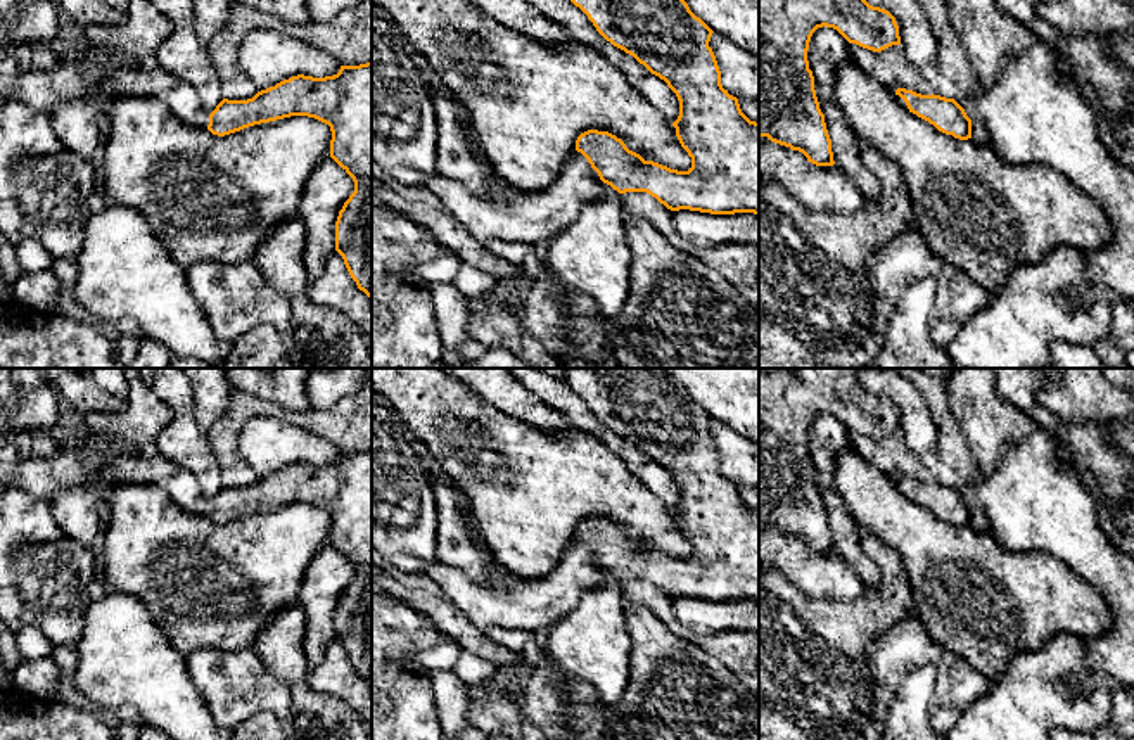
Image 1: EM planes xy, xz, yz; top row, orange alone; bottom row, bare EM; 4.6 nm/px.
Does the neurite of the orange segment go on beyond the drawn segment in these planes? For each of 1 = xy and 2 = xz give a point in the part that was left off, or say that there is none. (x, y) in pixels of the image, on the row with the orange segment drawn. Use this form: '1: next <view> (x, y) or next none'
1: next xy (44, 92)
2: next xz (516, 215)

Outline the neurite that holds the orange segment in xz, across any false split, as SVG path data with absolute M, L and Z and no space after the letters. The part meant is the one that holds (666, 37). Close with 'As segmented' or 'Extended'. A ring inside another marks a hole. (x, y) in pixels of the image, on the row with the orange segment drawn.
M570 0L593 22L596 31L614 47L633 55L652 74L659 76L676 93L679 116L672 123L681 147L691 157L688 171L671 169L653 161L645 161L629 150L626 144L608 131L588 130L576 140L576 150L565 159L553 185L541 190L506 188L500 185L487 195L479 195L465 188L463 183L441 173L432 173L425 187L441 201L443 211L458 220L468 233L484 244L503 240L520 244L538 244L551 239L567 228L584 204L600 201L605 195L603 185L610 185L619 194L647 192L671 211L690 209L710 214L754 213L759 214L759 123L750 121L740 109L738 99L729 95L721 85L721 71L712 48L709 47L712 29L697 17L685 0Z. Extended

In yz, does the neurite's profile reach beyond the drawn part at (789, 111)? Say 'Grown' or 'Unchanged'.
Unchanged

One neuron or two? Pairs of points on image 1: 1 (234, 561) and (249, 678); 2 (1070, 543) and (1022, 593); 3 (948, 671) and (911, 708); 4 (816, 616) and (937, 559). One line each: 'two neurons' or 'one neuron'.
1: two neurons
2: two neurons
3: two neurons
4: two neurons

